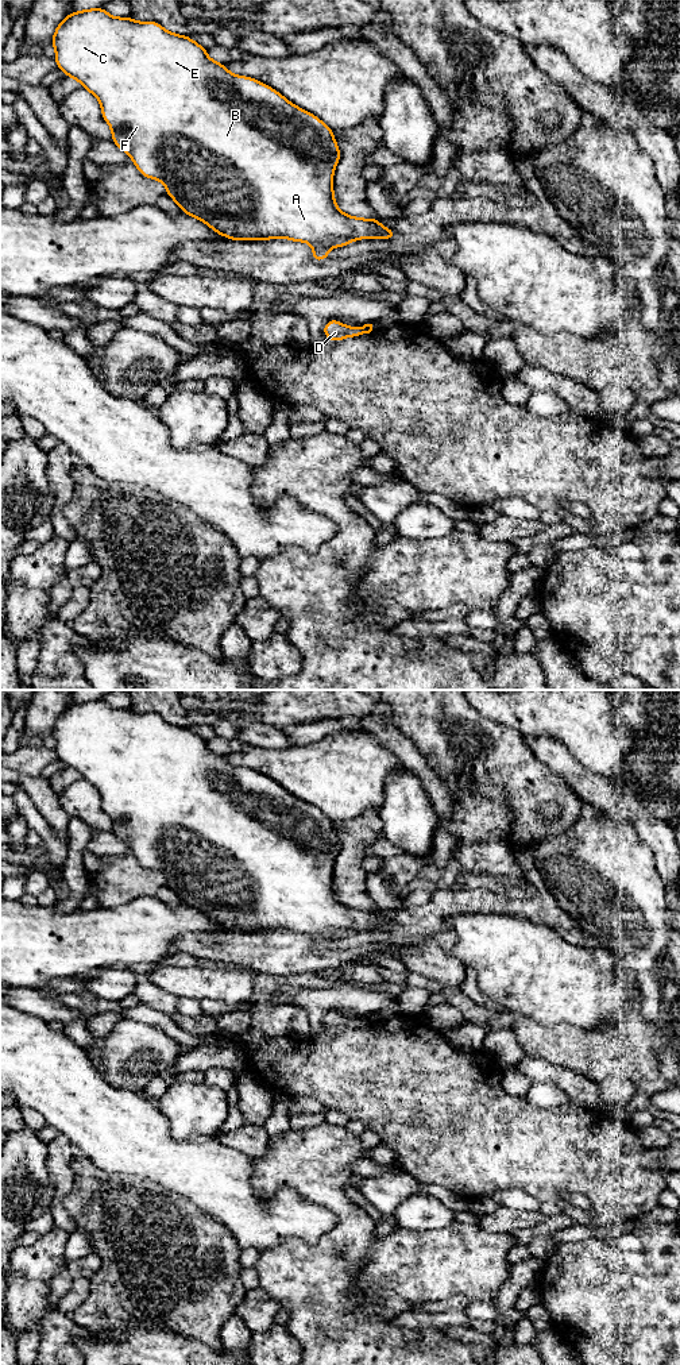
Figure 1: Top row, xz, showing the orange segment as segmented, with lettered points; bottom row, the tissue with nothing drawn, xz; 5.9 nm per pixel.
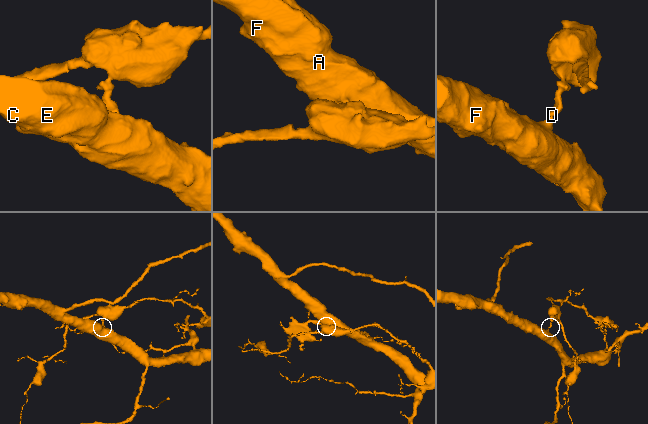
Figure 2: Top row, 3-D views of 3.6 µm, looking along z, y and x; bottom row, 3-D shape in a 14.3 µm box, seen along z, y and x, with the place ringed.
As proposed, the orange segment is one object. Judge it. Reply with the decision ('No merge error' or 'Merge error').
Merge error

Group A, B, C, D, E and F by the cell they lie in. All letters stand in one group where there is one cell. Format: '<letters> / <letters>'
A B C E F / D

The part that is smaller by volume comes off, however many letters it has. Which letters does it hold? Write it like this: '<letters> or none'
D

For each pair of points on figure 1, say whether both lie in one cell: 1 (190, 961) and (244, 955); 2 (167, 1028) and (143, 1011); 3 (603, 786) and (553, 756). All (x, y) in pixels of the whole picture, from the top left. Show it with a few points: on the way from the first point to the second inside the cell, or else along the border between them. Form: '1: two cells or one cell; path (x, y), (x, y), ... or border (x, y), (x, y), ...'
1: two cells; border (170, 953), (189, 953), (203, 961)
2: one cell; path (162, 1022), (149, 1015)
3: one cell; path (591, 786), (583, 782), (565, 764)

